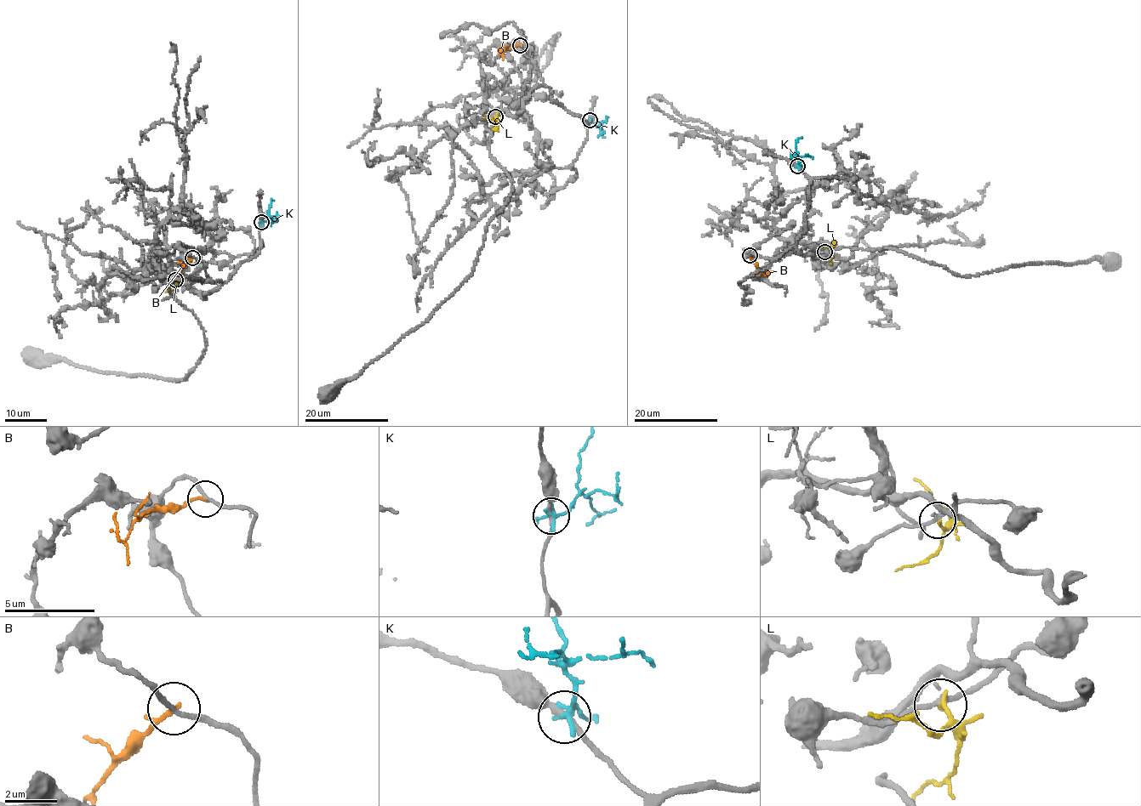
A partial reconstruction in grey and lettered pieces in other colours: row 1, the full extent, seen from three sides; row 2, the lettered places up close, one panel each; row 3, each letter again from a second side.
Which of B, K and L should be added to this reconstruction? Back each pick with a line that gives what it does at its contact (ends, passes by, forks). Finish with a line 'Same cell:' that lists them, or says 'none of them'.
Same cell: none of them

